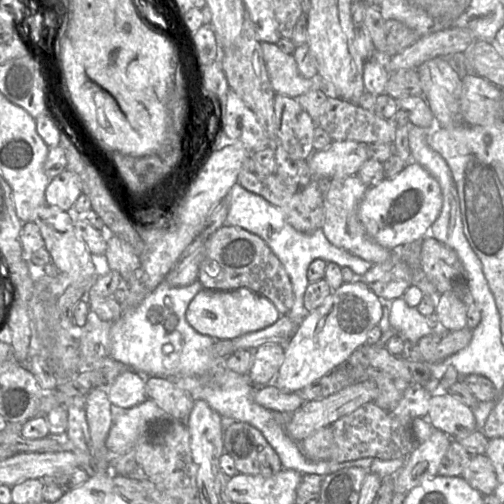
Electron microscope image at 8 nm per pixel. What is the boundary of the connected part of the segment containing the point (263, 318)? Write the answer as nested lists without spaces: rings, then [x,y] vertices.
[[[244,287],[228,291],[203,288],[192,299],[186,311],[186,320],[192,328],[216,341],[234,339],[245,333],[263,329],[274,324],[280,316],[268,298]]]

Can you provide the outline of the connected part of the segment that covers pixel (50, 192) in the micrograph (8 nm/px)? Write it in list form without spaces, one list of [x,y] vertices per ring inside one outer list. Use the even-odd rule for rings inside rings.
[[[65,169],[50,180],[45,191],[45,201],[50,206],[68,211],[72,209],[81,194],[82,189],[78,177]]]

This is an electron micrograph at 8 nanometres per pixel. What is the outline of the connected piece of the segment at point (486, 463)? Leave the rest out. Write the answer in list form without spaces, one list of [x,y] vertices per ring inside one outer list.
[[[472,455],[461,477],[482,495],[492,495],[498,484],[494,466],[486,455]]]

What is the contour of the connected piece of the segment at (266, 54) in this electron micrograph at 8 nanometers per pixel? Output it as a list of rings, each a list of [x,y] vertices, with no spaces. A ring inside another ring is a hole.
[[[262,42],[261,50],[271,86],[276,94],[296,99],[311,90],[321,90],[327,97],[339,98],[335,88],[319,77],[302,77],[293,56],[283,52],[277,44]]]

